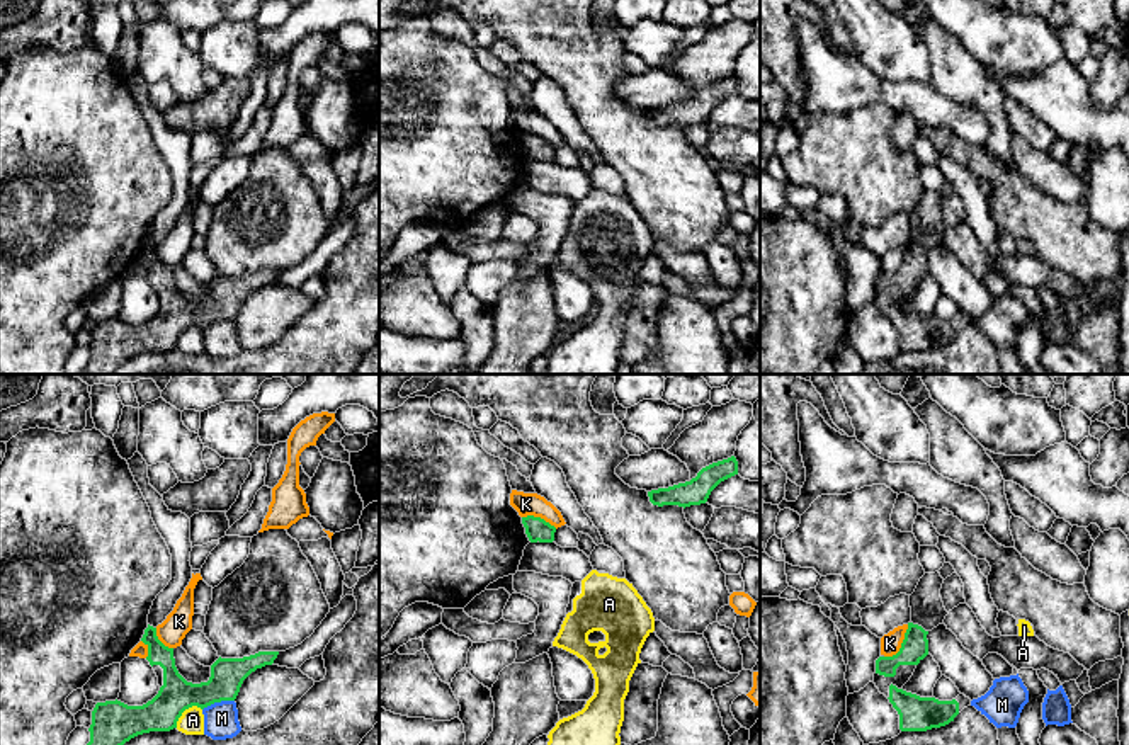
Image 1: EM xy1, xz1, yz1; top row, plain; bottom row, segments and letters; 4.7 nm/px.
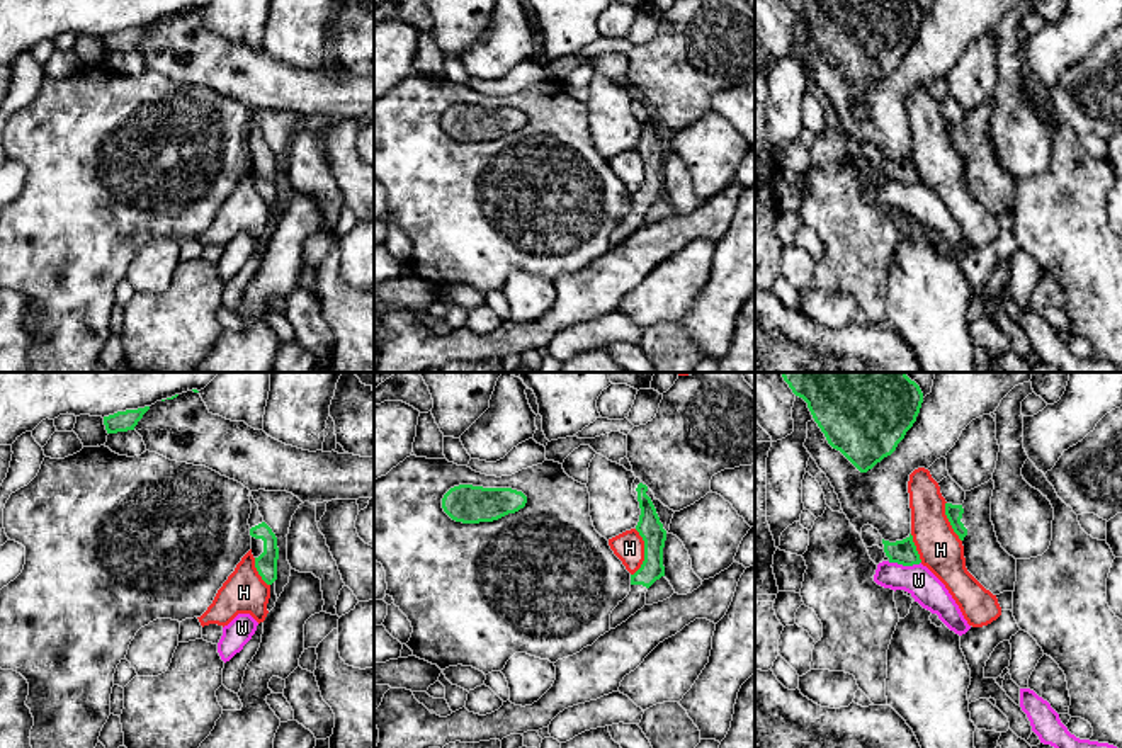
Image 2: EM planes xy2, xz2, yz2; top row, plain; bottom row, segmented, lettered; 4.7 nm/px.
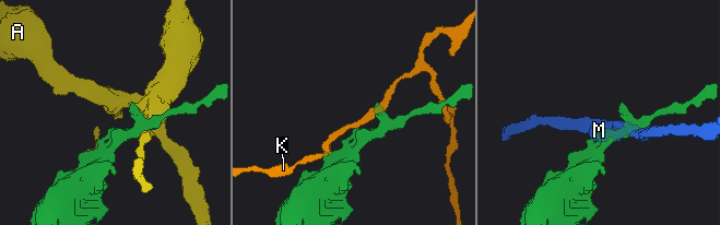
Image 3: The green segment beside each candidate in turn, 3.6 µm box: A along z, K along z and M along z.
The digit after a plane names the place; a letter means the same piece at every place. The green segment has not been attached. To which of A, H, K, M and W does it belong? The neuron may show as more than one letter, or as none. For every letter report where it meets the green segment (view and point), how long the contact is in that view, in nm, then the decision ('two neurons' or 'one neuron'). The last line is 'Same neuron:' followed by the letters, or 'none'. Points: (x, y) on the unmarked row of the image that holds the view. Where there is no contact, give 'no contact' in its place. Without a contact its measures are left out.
A: contact xy1 (184, 329); length 160 nm; two neurons
H: contact xz2 (645, 172); length 220 nm; two neurons
K: contact yz1 (902, 264); length 200 nm; two neurons
M: contact xy1 (218, 320); length 160 nm; two neurons
W: contact yz2 (905, 184); length 160 nm; two neurons
Same neuron: none

